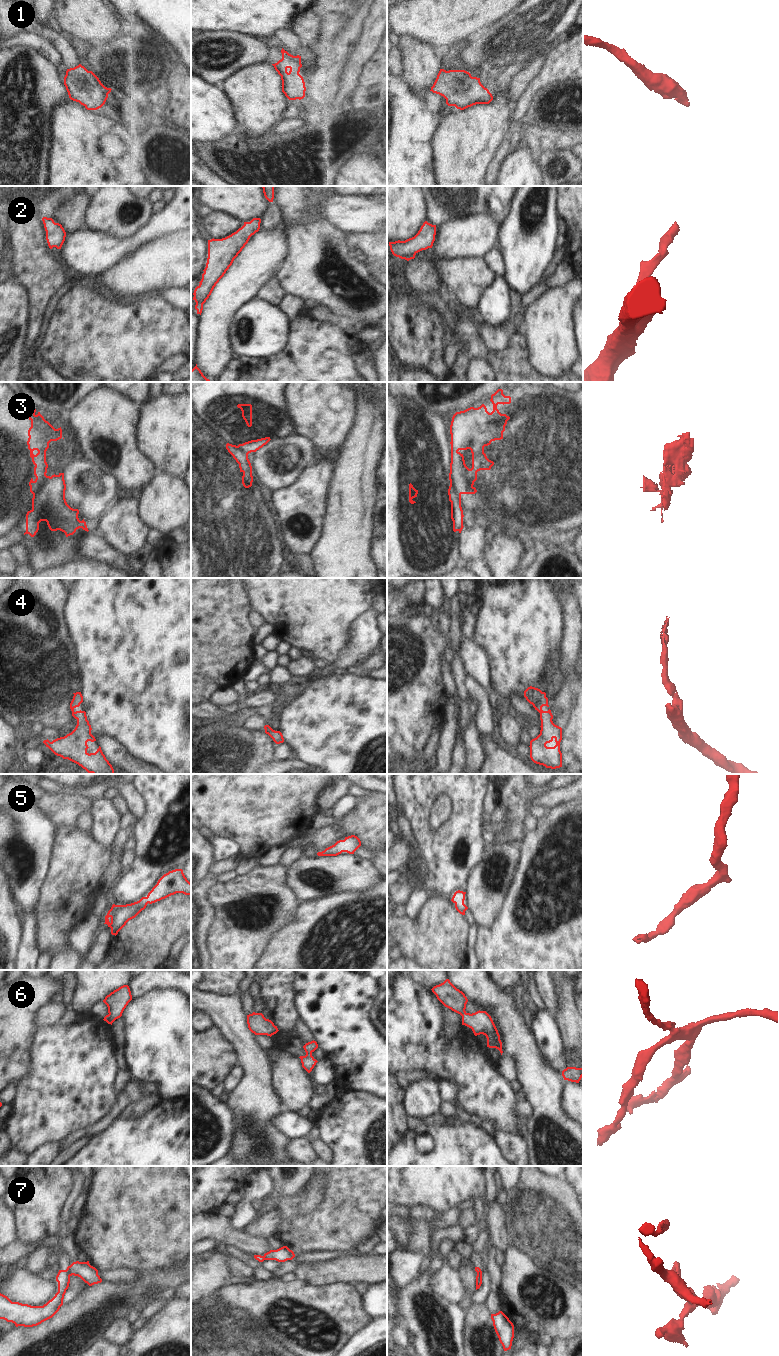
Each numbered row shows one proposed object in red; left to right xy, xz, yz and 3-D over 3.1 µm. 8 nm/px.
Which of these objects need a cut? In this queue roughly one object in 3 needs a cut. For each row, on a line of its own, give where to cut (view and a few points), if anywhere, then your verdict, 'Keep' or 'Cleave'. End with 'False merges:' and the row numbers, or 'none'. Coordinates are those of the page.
1: No split. Keep
2: No split. Keep
3: Split along xy (51, 477), (50, 481), (33, 495). Cleave
4: No split. Keep
5: No split. Keep
6: No split. Keep
7: Split along xy (65, 1270), (69, 1276). Cleave
False merges: 3, 7

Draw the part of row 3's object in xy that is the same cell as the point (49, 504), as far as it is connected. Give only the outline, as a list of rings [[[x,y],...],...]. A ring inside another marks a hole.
[[[64,473],[52,475],[47,486],[40,489],[32,498],[32,509],[26,514],[26,532],[34,537],[39,530],[39,523],[46,521],[51,531],[60,530],[66,537],[77,529],[89,531],[84,519],[79,520],[78,509],[71,508],[65,499],[66,484]]]

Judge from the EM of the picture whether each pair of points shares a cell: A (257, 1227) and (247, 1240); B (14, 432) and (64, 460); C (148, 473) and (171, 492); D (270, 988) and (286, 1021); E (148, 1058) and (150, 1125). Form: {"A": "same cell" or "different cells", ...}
{"A": "different cells", "B": "same cell", "C": "different cells", "D": "same cell", "E": "different cells"}

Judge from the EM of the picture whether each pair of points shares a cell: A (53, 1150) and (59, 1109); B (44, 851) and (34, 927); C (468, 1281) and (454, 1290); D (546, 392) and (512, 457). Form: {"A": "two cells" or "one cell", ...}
{"A": "two cells", "B": "one cell", "C": "two cells", "D": "one cell"}

